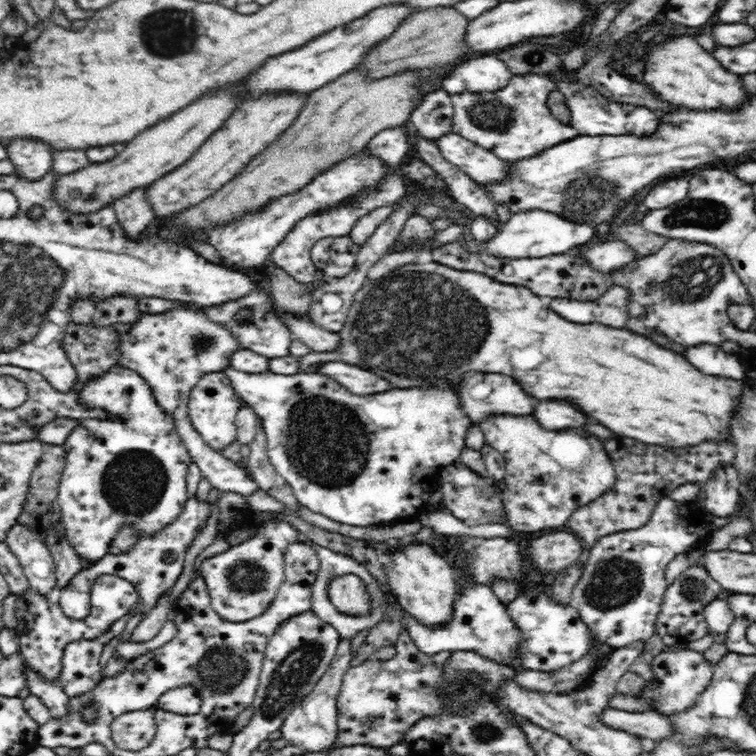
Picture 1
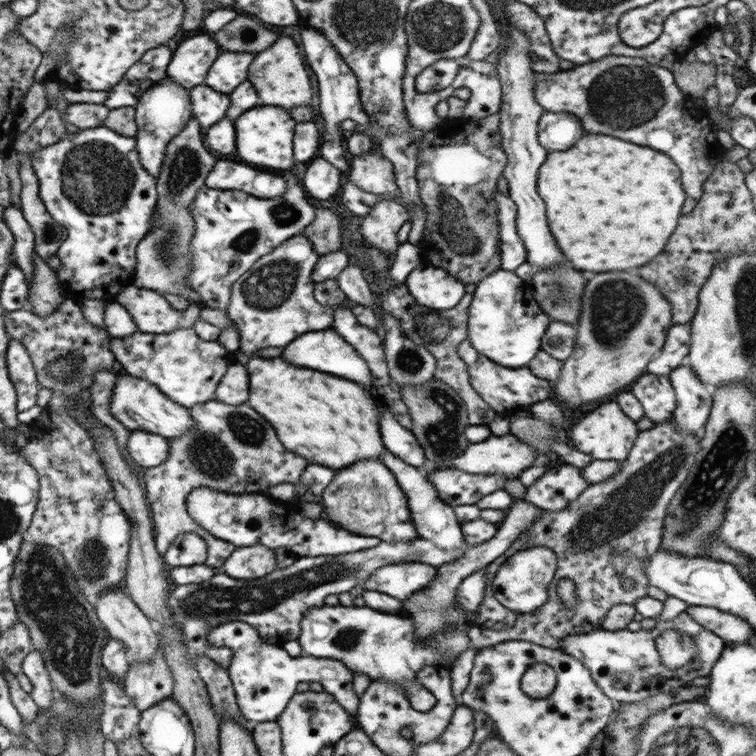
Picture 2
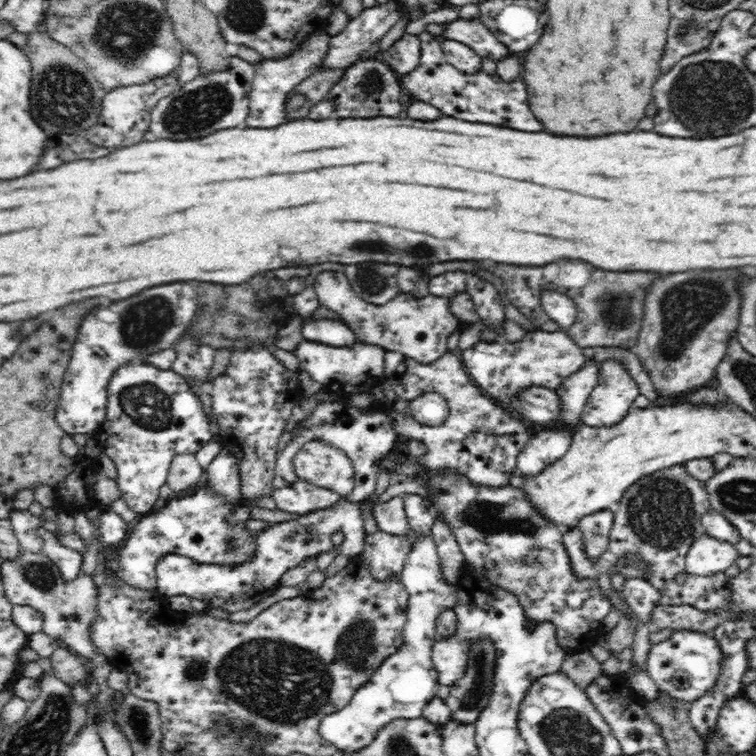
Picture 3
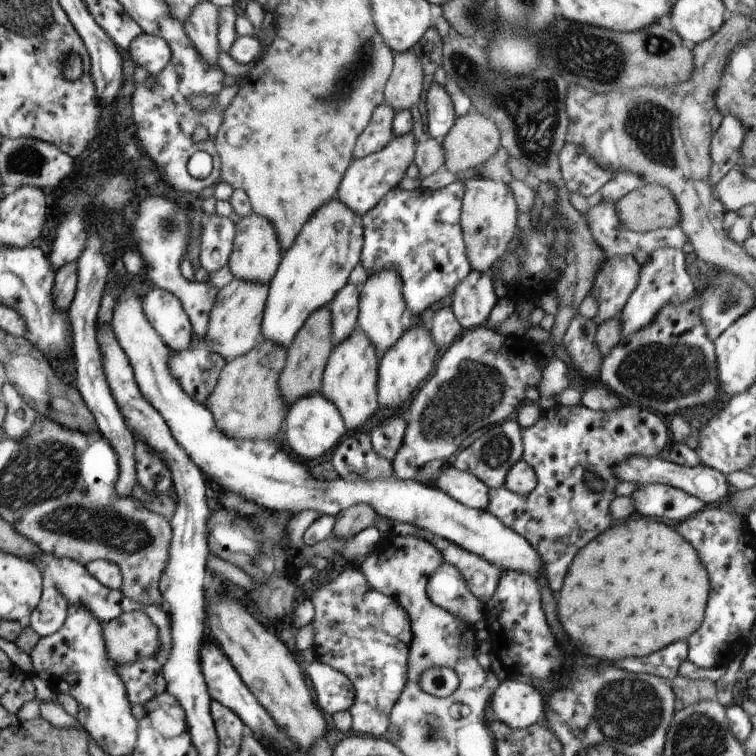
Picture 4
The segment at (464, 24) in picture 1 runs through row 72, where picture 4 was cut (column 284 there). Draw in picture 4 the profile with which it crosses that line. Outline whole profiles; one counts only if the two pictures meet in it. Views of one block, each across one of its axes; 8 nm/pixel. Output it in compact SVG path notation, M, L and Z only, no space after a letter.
M325 306L325 308L319 308L313 314L309 314L309 318L303 322L299 332L295 334L293 342L287 346L287 360L285 360L283 372L279 374L279 390L281 390L287 406L291 406L295 400L299 400L303 396L319 392L321 378L323 378L331 350L333 350L331 310L329 310L329 306Z

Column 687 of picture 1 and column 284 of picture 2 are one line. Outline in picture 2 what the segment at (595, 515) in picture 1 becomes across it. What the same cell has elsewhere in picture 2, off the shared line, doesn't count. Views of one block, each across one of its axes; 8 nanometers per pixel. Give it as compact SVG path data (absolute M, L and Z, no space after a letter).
M207 400L187 408L187 412L193 426L185 434L169 438L169 454L163 464L143 470L143 488L155 528L153 542L157 552L163 554L179 534L193 532L207 544L207 560L203 564L219 570L237 548L213 538L193 518L189 518L187 496L197 488L211 488L215 492L241 496L245 492L263 494L263 490L277 484L295 486L303 476L307 462L283 448L283 444L275 438L273 428L247 404L227 406L217 400Z

